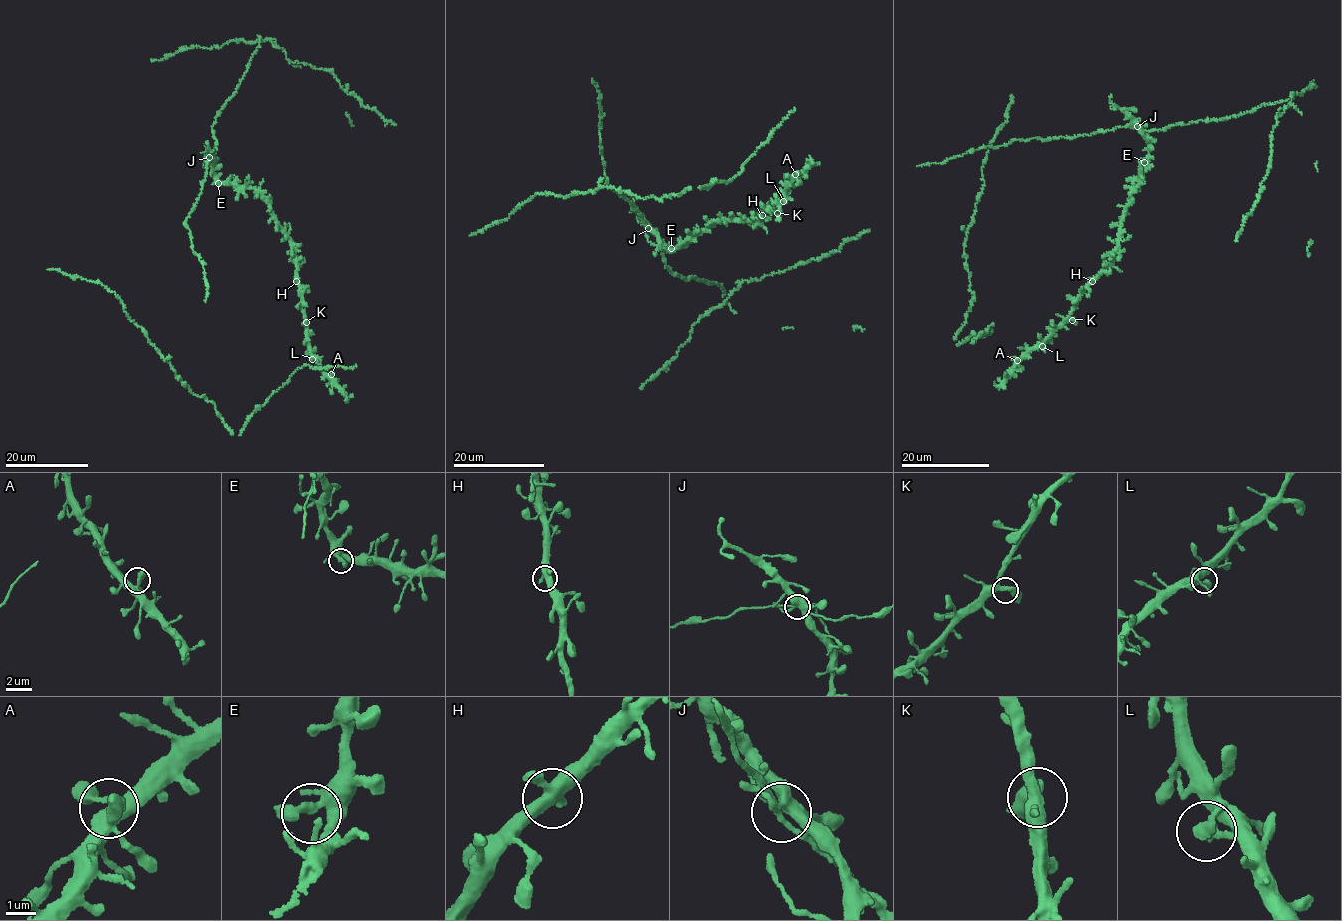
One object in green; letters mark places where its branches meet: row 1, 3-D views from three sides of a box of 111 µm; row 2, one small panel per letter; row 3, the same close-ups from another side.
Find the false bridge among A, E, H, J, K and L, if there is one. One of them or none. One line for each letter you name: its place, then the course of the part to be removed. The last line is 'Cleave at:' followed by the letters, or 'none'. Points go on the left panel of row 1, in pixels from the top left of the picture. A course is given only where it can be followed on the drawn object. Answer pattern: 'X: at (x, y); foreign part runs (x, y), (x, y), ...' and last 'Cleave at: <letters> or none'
Cleave at: none

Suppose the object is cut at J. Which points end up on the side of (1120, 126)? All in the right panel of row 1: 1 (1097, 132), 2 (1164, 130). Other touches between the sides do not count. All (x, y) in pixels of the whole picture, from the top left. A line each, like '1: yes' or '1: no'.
1: yes
2: yes

